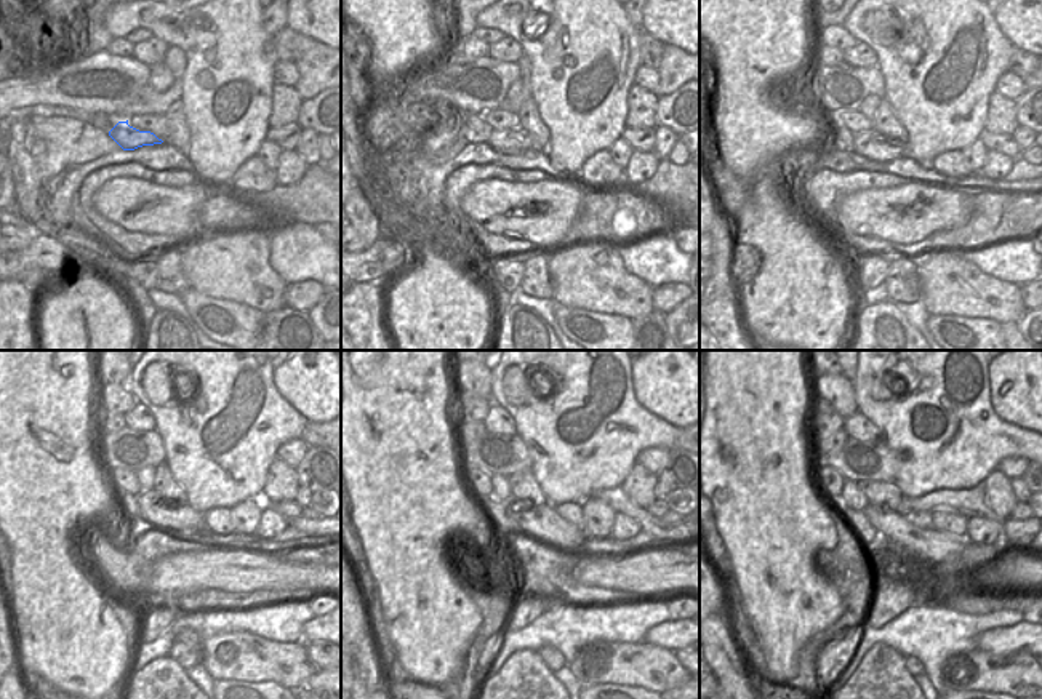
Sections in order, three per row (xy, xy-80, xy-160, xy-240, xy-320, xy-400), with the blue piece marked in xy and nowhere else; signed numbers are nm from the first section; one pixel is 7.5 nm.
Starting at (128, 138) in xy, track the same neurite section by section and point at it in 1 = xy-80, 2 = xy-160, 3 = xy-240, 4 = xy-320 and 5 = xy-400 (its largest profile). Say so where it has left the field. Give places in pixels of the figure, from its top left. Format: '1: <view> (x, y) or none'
1: xy-80 (509, 139)
2: xy-160 (871, 144)
3: xy-240 (160, 514)
4: xy-320 (545, 523)
5: xy-400 (933, 546)

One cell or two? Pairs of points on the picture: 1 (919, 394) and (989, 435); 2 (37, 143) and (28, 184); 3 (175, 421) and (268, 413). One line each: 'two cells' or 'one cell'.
1: one cell
2: two cells
3: one cell

